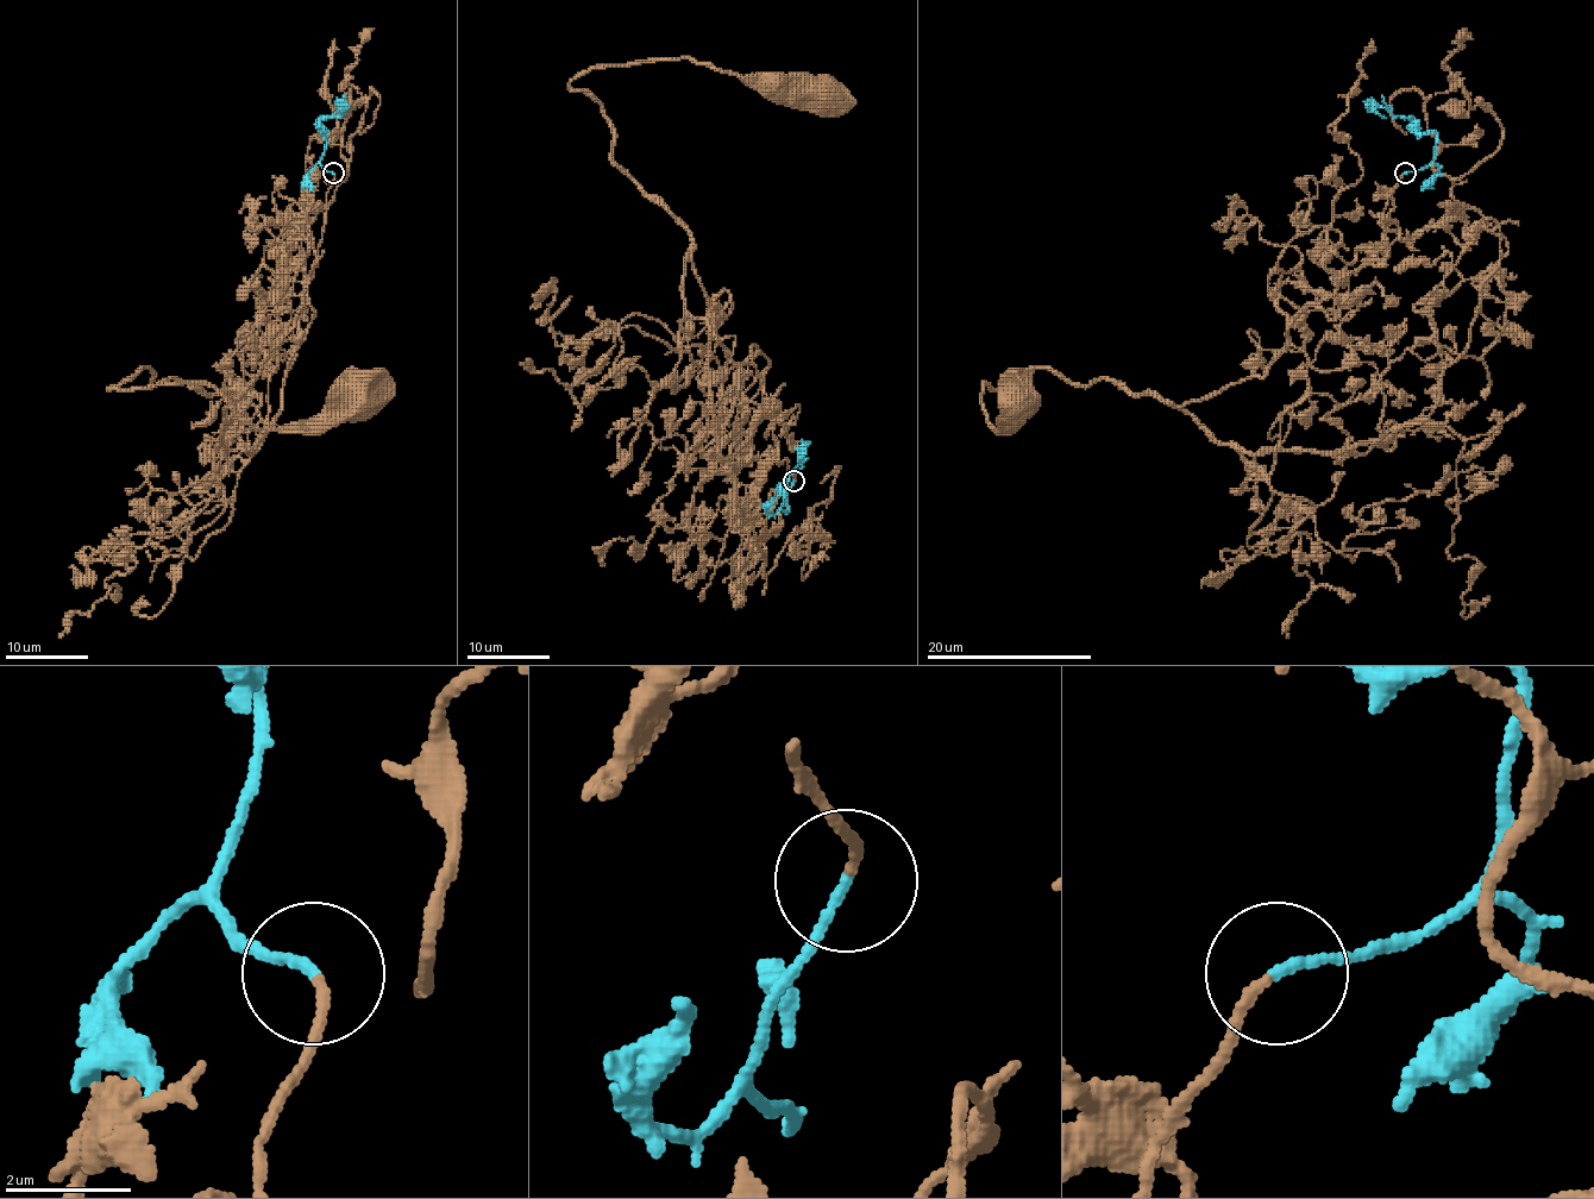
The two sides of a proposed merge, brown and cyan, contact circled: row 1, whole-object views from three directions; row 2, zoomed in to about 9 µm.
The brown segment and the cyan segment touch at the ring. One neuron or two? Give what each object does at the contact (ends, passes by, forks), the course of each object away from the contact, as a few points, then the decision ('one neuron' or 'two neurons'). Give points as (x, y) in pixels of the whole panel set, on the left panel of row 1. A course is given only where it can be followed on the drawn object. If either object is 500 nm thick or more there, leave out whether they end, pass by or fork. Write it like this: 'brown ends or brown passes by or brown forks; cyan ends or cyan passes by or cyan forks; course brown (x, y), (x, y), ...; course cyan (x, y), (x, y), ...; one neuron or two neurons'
brown ends; cyan ends; course brown (332, 174), (301, 311), (231, 406), (148, 369), (108, 389), (208, 383), (259, 428), (324, 433), (363, 401); course cyan (332, 174), (320, 161), (326, 135), (320, 121), (339, 107), (337, 118); one neuron

